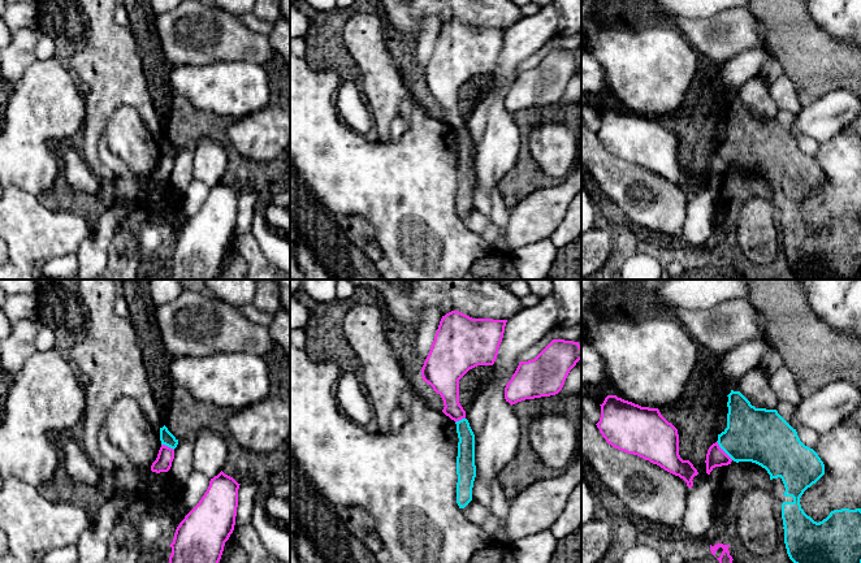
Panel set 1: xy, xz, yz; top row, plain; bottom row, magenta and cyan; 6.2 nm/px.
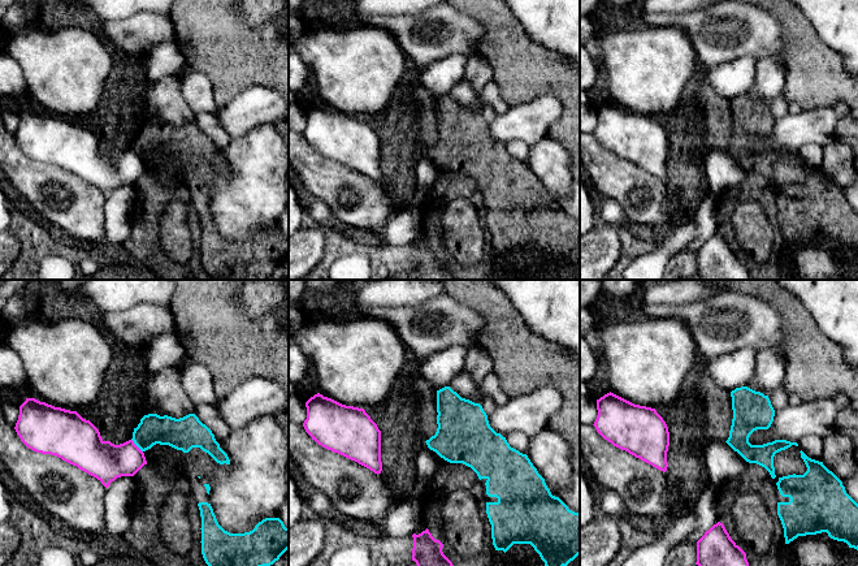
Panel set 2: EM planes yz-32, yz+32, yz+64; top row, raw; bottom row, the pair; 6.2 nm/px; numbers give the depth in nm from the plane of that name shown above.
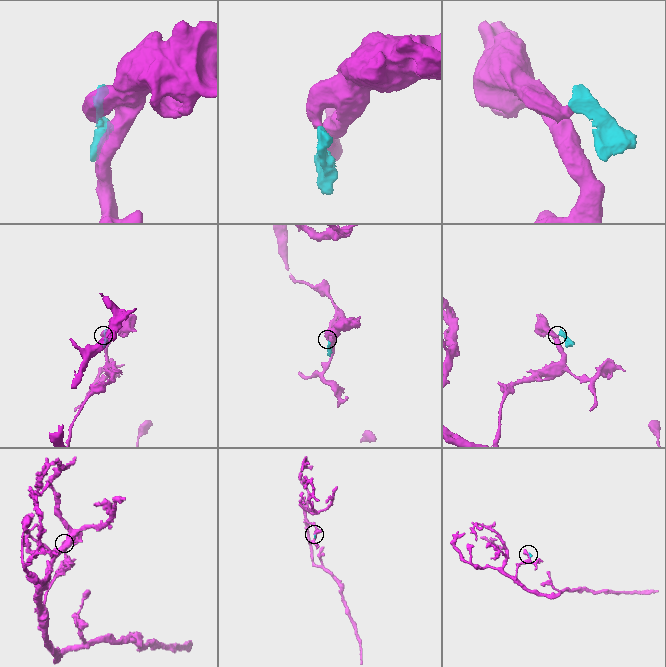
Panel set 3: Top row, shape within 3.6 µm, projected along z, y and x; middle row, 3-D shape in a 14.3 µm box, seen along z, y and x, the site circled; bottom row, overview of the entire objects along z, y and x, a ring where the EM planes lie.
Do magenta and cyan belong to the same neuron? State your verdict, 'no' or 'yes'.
no

